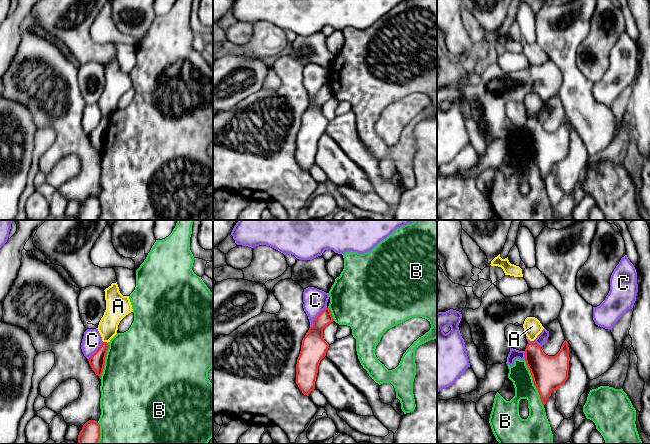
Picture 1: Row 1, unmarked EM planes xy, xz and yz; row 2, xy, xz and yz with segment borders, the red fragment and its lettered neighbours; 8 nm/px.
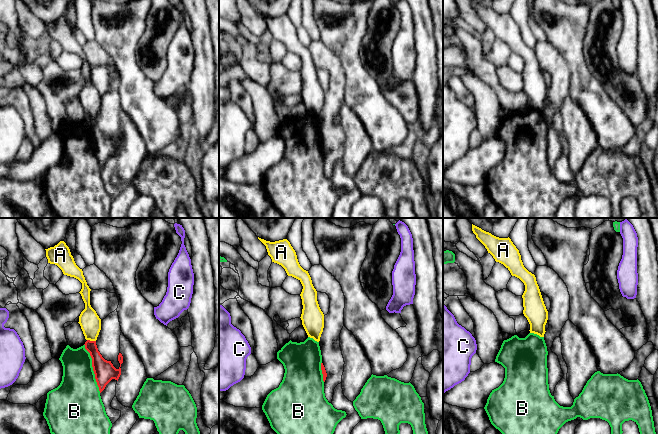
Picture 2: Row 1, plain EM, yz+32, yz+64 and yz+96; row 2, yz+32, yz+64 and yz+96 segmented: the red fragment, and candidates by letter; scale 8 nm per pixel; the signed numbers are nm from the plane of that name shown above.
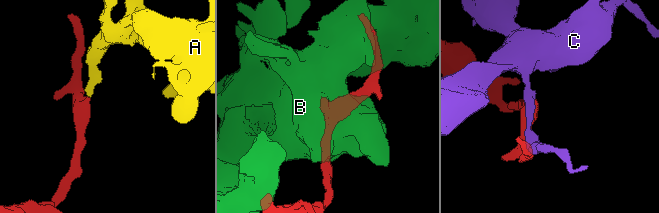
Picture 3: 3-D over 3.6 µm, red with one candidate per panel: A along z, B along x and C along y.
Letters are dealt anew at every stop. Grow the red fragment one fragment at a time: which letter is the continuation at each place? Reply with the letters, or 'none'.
none

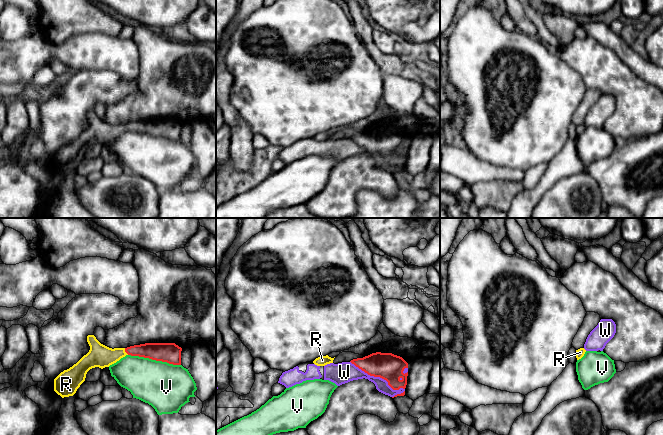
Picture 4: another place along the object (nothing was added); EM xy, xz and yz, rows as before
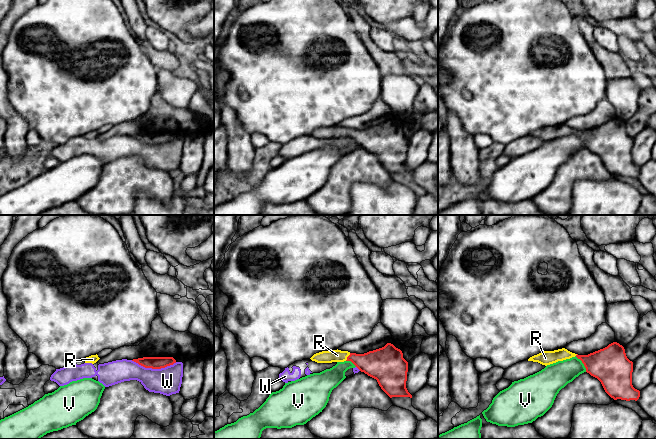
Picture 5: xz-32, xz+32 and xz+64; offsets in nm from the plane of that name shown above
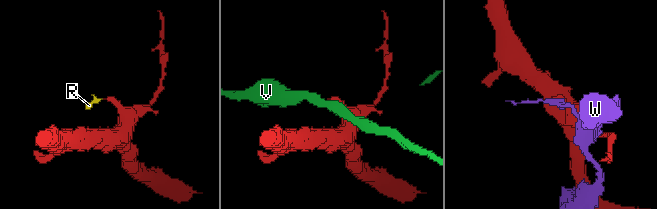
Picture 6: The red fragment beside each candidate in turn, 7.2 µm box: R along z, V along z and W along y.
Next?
R

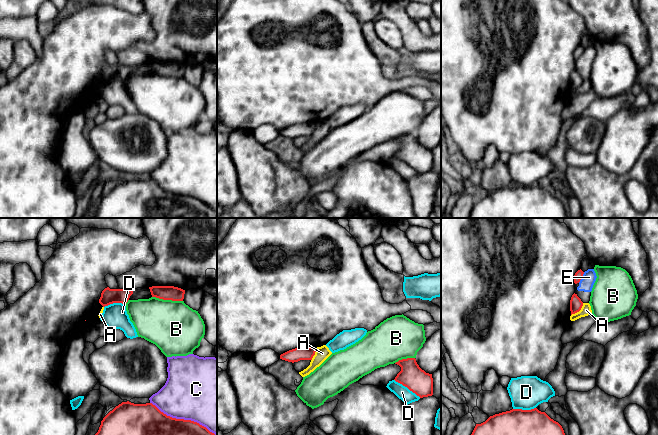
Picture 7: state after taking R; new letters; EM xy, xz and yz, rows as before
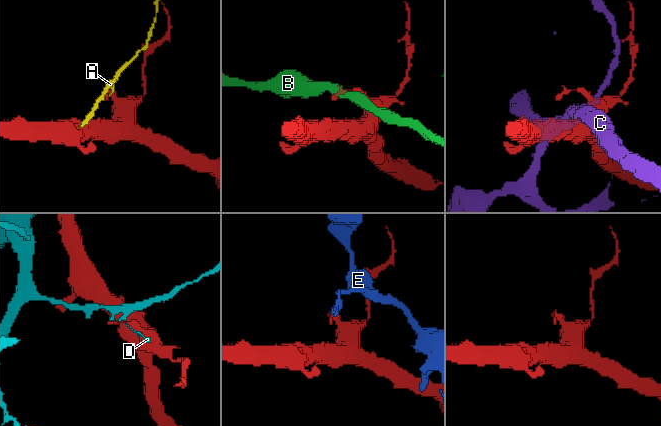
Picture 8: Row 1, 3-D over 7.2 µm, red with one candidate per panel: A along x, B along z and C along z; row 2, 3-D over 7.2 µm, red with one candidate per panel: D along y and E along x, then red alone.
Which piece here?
none

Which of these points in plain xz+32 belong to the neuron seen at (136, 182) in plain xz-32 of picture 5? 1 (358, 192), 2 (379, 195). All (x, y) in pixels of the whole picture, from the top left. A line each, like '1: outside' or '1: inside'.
1: outside
2: outside

